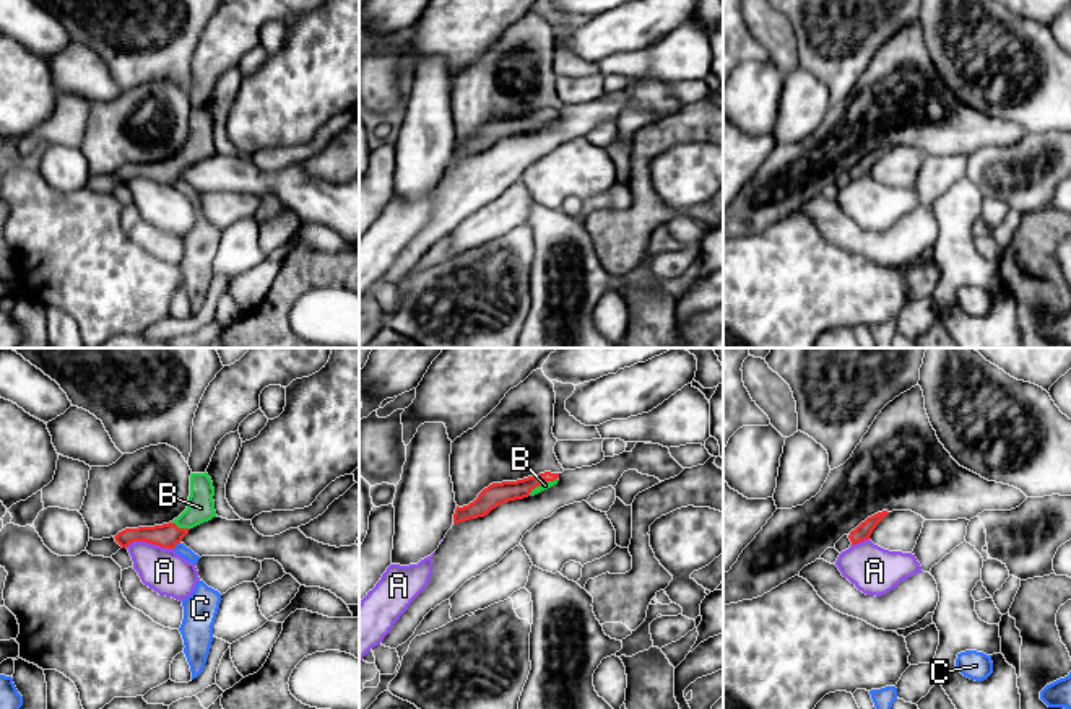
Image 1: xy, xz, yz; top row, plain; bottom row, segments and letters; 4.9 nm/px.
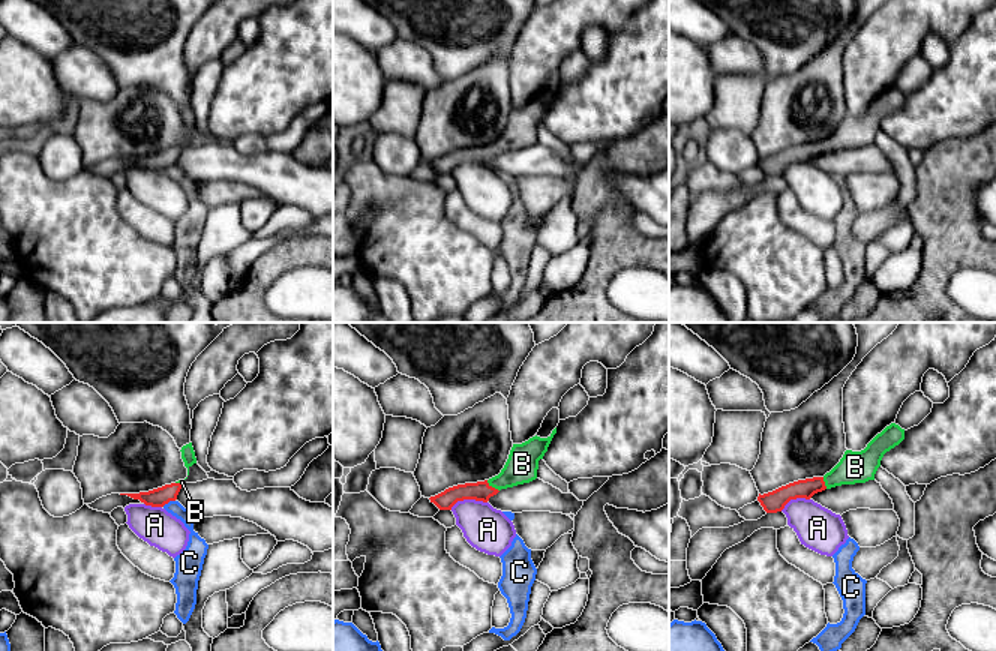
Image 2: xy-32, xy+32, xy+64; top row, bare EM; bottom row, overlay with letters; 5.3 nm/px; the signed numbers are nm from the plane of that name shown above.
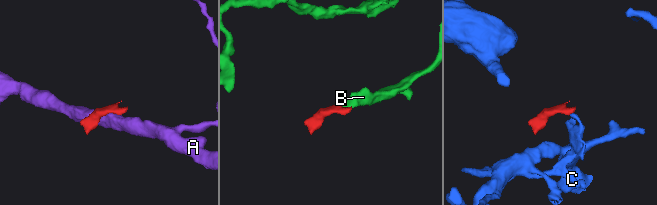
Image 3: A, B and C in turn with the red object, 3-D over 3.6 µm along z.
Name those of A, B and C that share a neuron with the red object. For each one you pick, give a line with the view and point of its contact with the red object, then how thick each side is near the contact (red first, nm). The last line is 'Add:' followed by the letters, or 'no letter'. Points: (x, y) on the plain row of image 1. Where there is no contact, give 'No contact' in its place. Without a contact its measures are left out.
B: Touches red at xz (542, 117). Thickness 110 nm (red) against 50 nm
Add: B

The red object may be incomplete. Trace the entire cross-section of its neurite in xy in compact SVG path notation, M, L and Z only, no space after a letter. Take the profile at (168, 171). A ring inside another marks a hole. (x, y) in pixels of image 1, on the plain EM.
M192 109L189 141L177 154L154 163L125 164L114 174L122 184L133 177L146 177L174 185L190 164L216 153L213 132L215 124L208 109Z

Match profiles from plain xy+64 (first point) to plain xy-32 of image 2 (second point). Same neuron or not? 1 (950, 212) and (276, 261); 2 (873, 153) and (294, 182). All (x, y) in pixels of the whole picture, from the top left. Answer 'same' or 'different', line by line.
1: same
2: same

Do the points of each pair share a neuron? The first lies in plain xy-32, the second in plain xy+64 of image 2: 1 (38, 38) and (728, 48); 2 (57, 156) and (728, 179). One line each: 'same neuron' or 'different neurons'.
1: different neurons
2: different neurons

